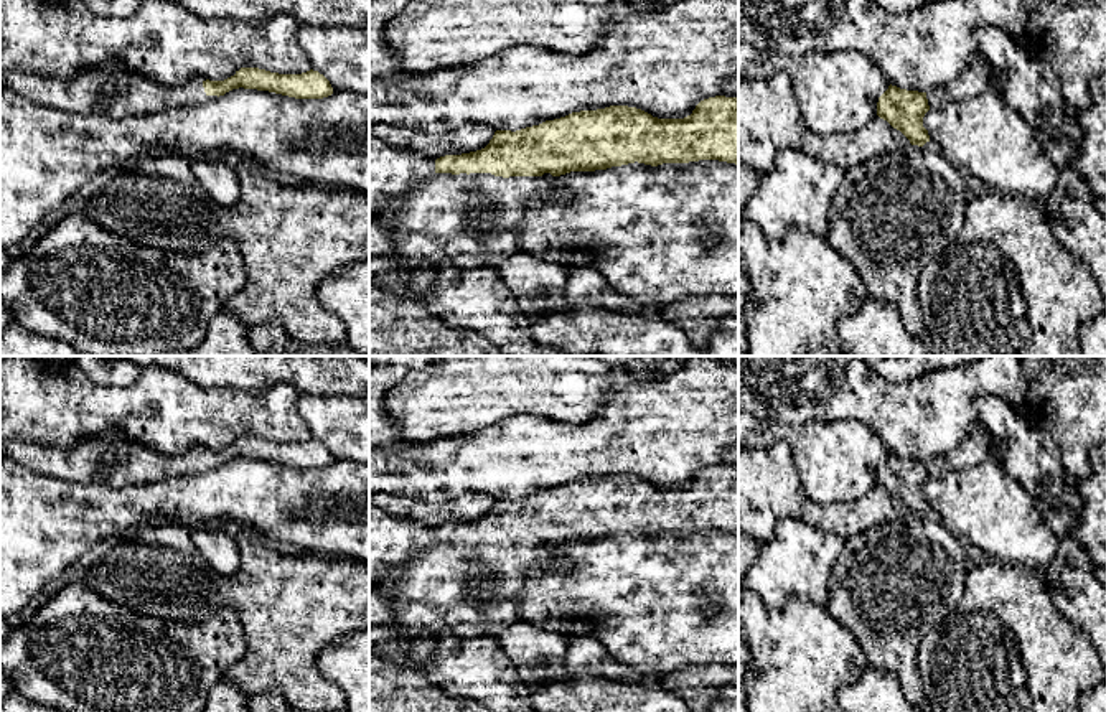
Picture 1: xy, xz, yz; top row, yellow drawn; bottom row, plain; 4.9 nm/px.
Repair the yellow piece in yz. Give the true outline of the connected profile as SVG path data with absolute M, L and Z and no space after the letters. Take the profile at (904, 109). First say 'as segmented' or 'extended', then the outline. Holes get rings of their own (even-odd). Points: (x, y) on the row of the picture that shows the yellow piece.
extended | M981 53L974 56L972 63L954 81L941 87L918 92L890 84L879 97L877 115L900 130L912 145L923 147L930 142L928 130L923 127L923 117L930 109L940 110L949 102L981 96L992 87L992 81L994 69Z

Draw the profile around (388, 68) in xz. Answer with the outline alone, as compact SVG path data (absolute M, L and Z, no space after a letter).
M369 0L369 77L392 84L414 74L402 68L382 35L384 26L410 2L420 0Z

